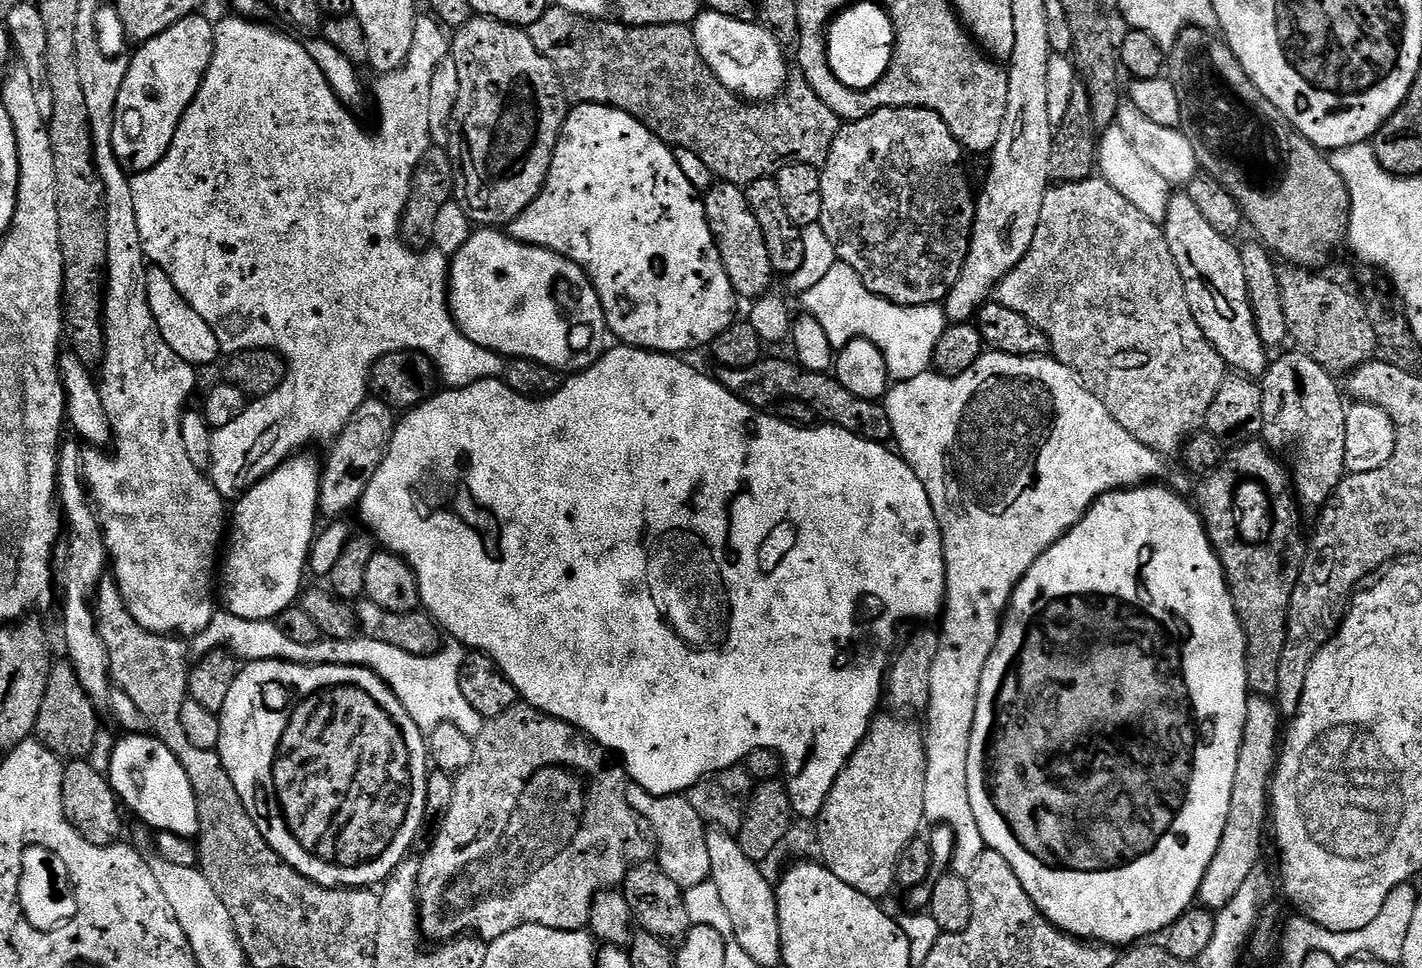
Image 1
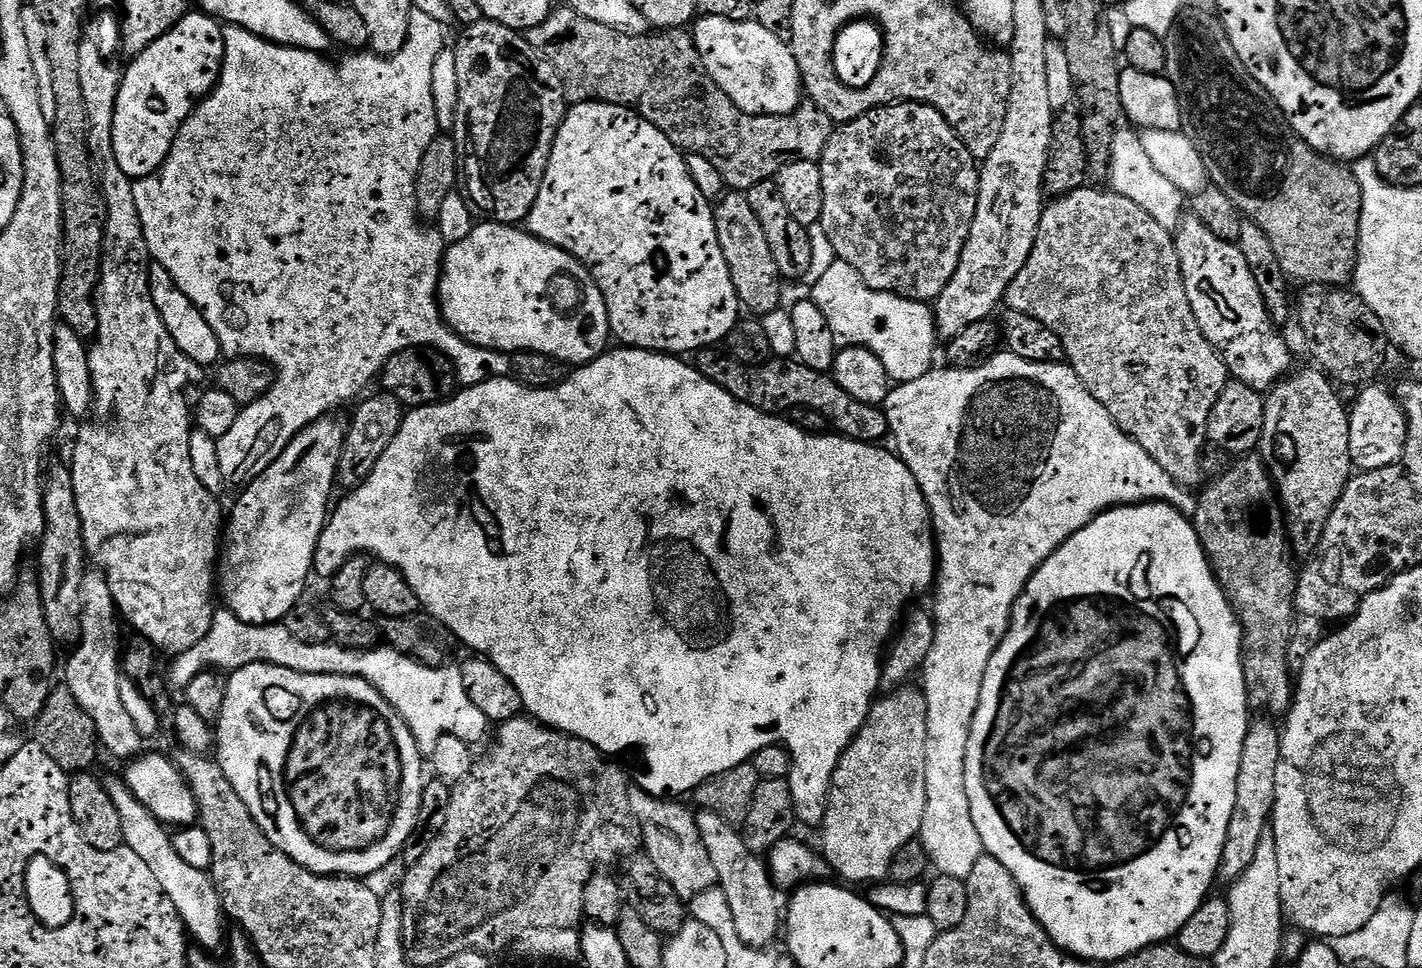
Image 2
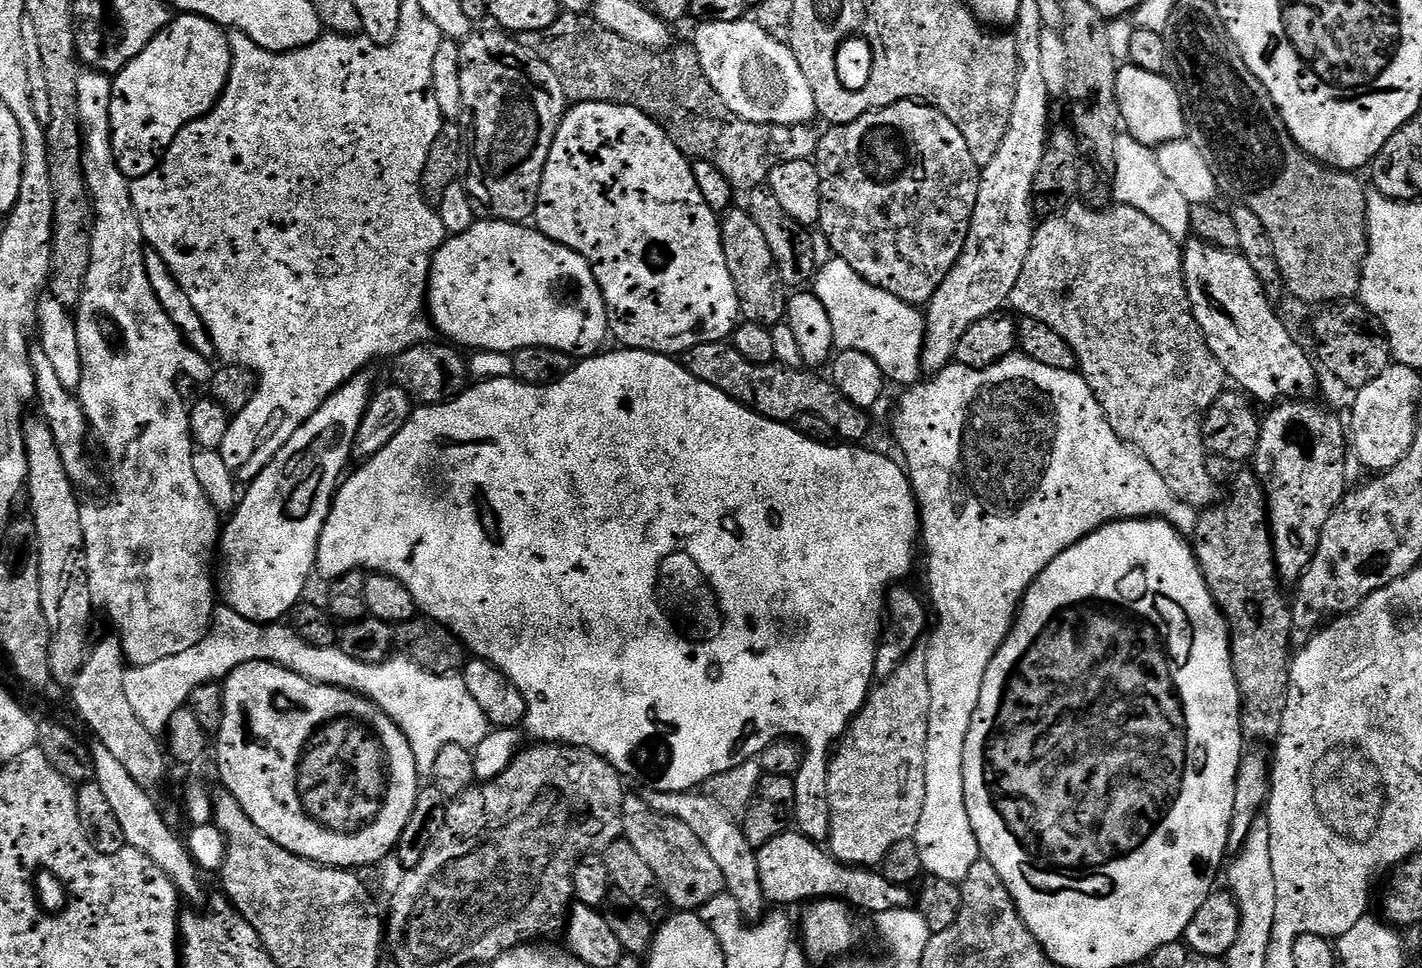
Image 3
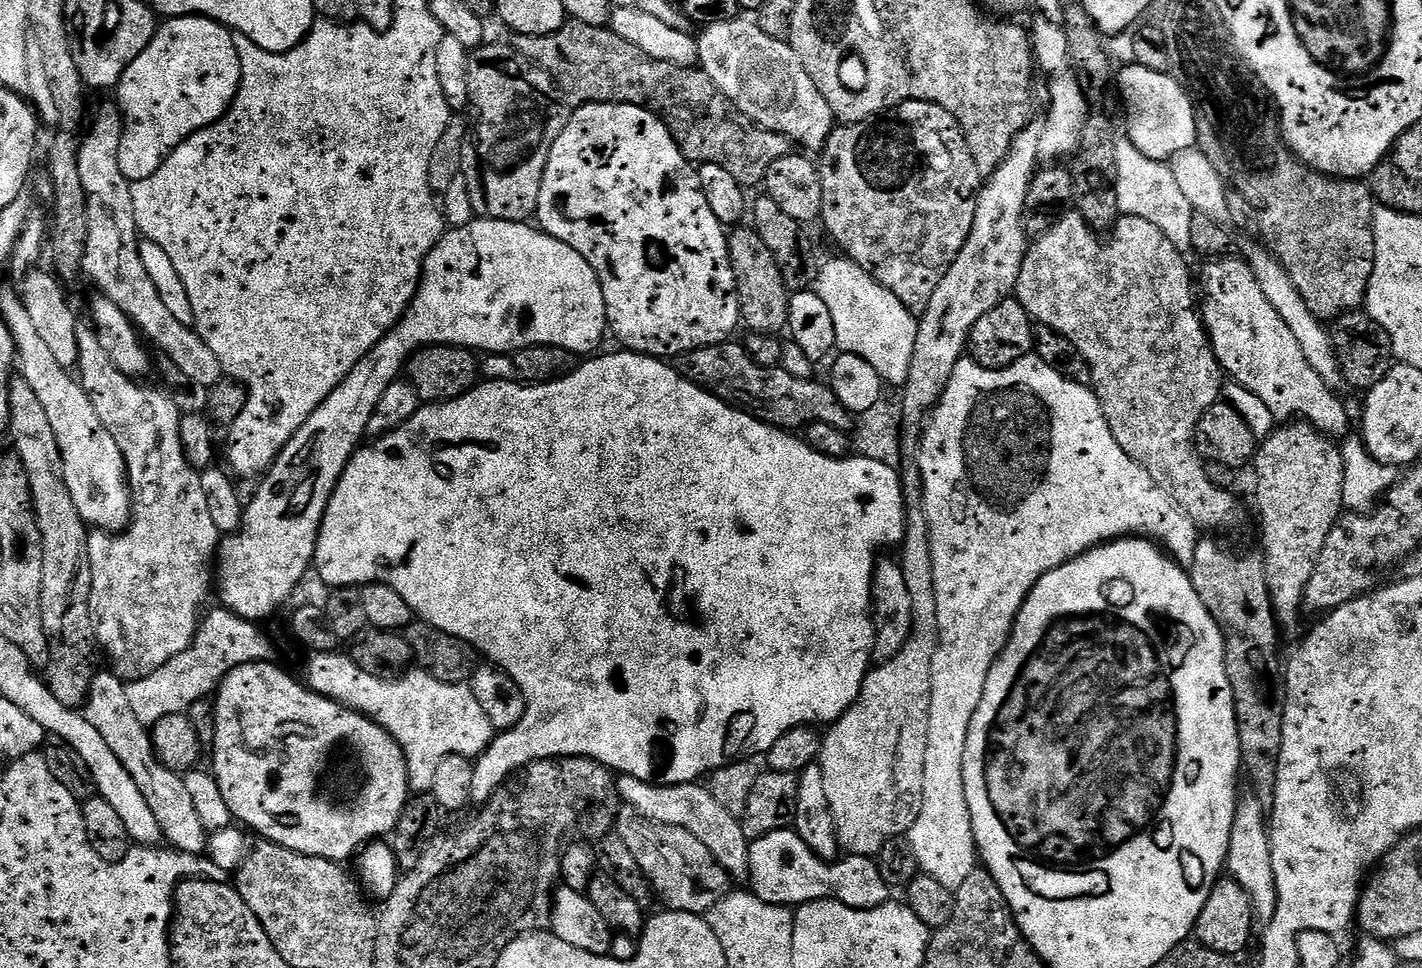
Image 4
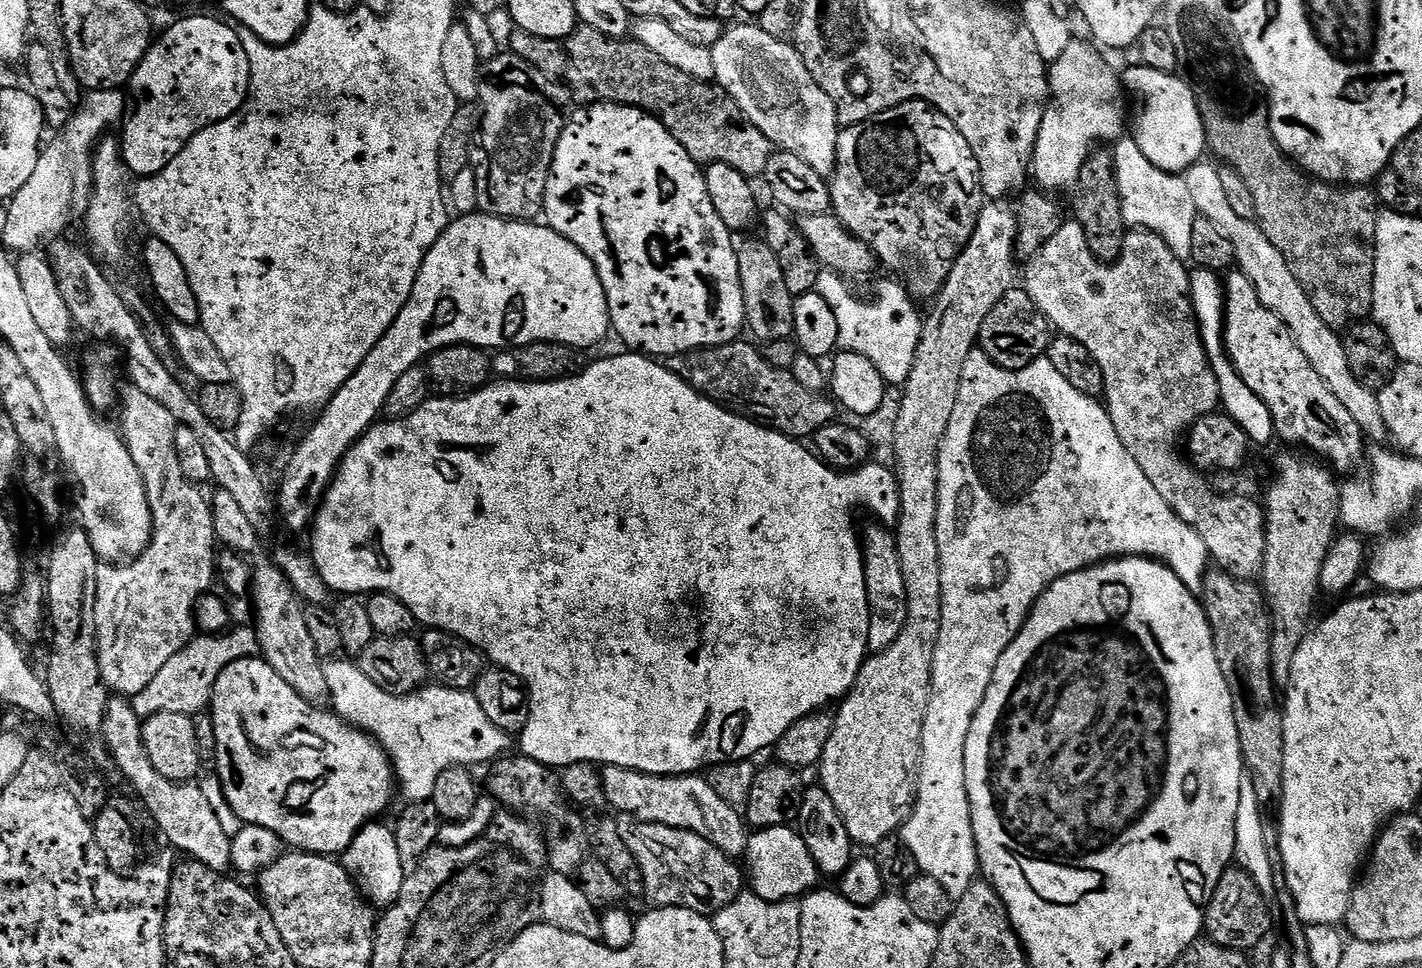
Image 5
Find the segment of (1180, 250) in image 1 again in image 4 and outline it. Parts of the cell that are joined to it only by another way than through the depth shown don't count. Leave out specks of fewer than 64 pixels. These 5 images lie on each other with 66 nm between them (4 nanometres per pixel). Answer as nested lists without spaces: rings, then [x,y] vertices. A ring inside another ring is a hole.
[[[1216,258],[1204,268],[1202,319],[1208,340],[1221,369],[1246,390],[1258,394],[1277,422],[1293,418],[1313,424],[1324,435],[1344,438],[1349,435],[1348,412],[1333,389],[1320,377],[1318,370],[1306,362],[1298,338],[1290,334],[1290,326],[1282,322],[1278,310],[1270,306],[1254,270],[1243,258]]]

